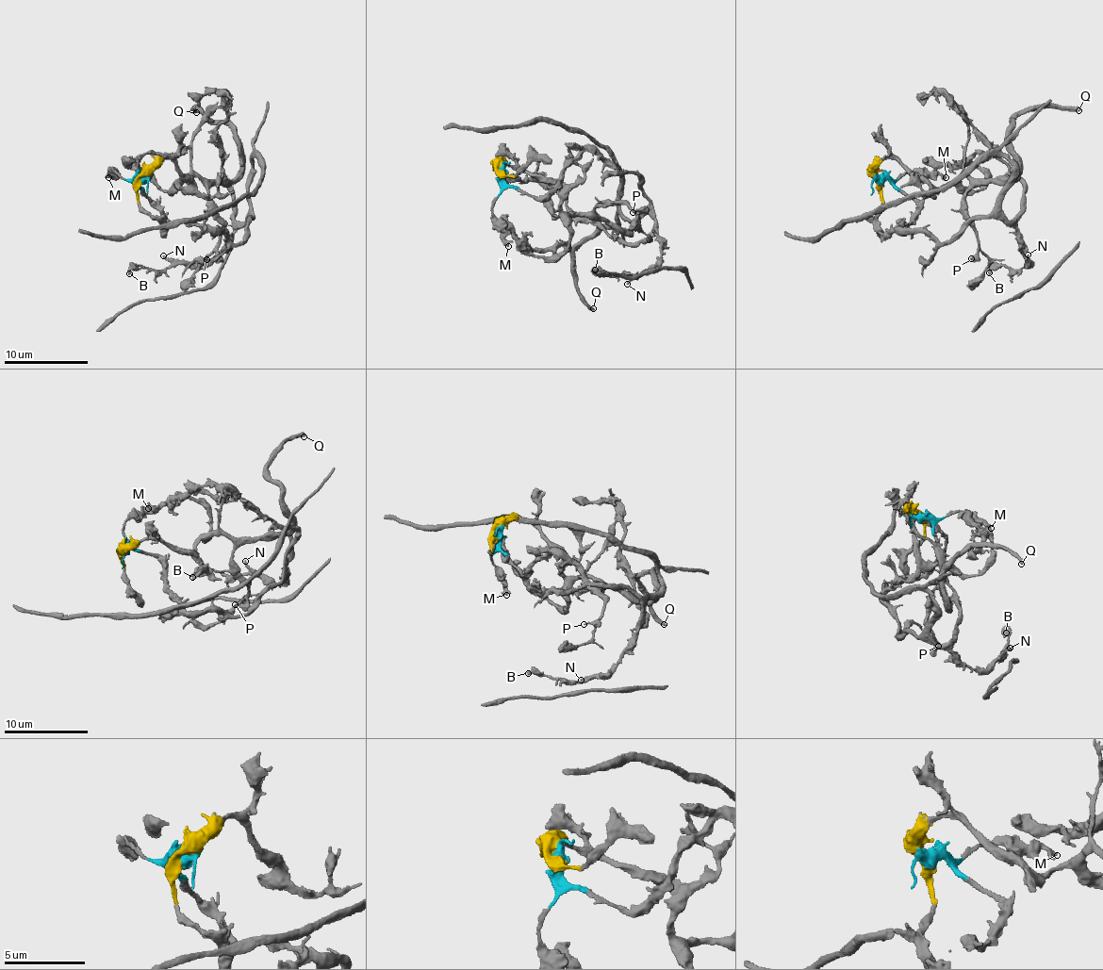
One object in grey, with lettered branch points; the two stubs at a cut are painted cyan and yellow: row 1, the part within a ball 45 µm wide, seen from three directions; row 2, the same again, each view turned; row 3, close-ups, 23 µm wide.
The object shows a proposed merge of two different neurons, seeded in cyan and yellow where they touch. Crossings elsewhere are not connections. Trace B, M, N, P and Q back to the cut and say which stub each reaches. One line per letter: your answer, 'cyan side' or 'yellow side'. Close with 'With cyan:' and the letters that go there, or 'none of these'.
B: cyan side
M: cyan side
N: cyan side
P: yellow side
Q: yellow side
With cyan: B, M, N

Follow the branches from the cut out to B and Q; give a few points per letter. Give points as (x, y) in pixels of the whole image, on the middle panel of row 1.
B: (498, 171), (533, 196), (545, 196), (586, 150), (638, 171), (663, 238), (660, 256), (635, 277), (595, 269)
Q: (498, 169), (507, 162), (559, 188), (563, 213), (628, 230), (603, 228), (572, 252), (576, 287), (594, 308)

